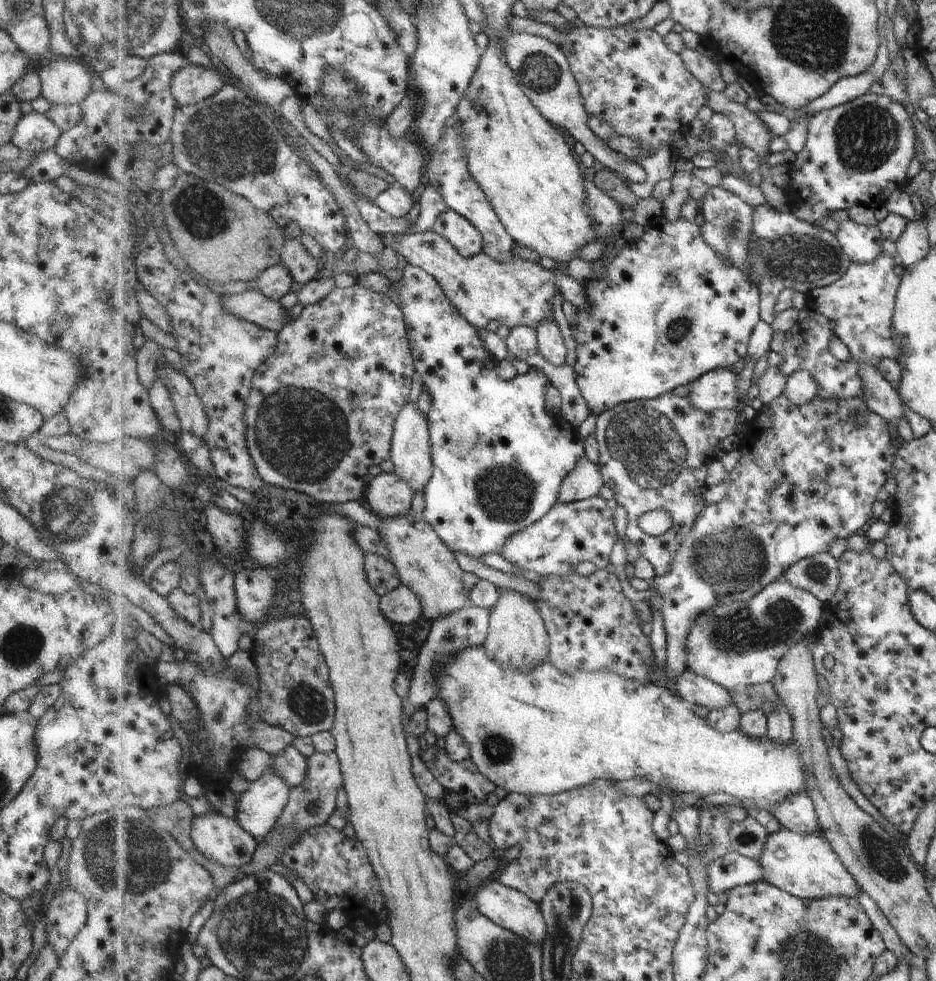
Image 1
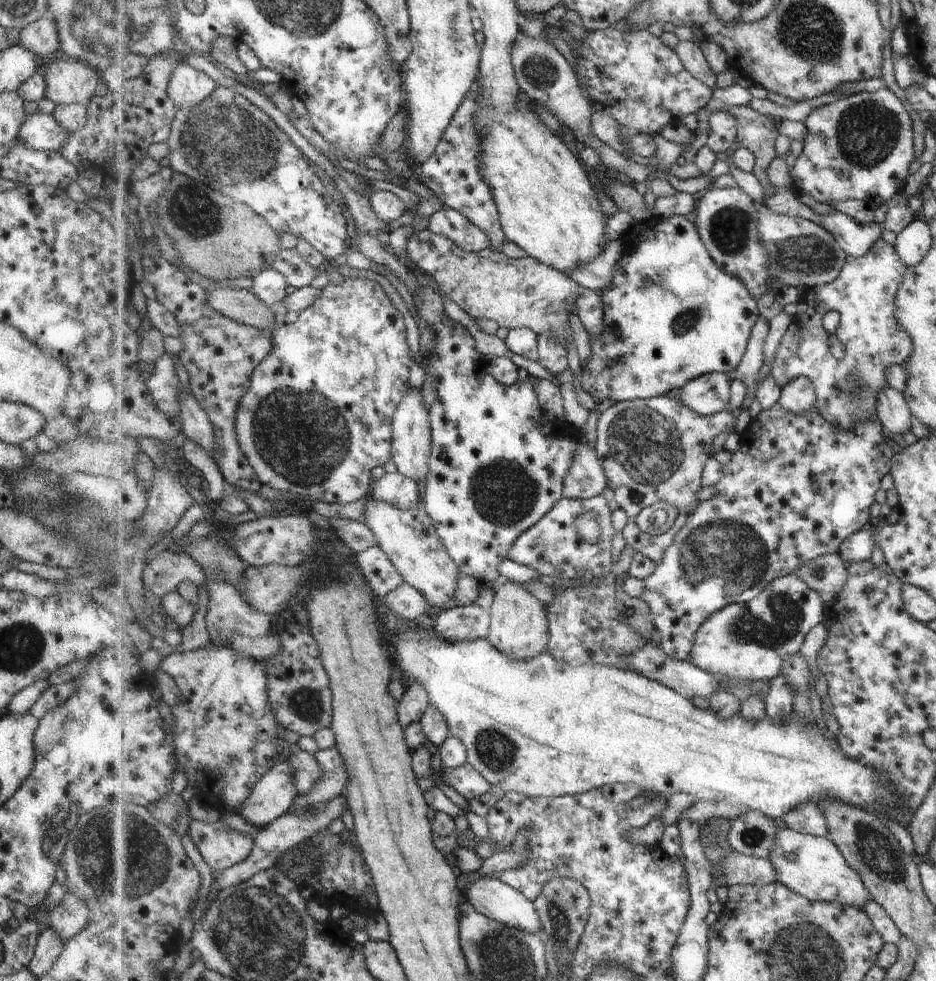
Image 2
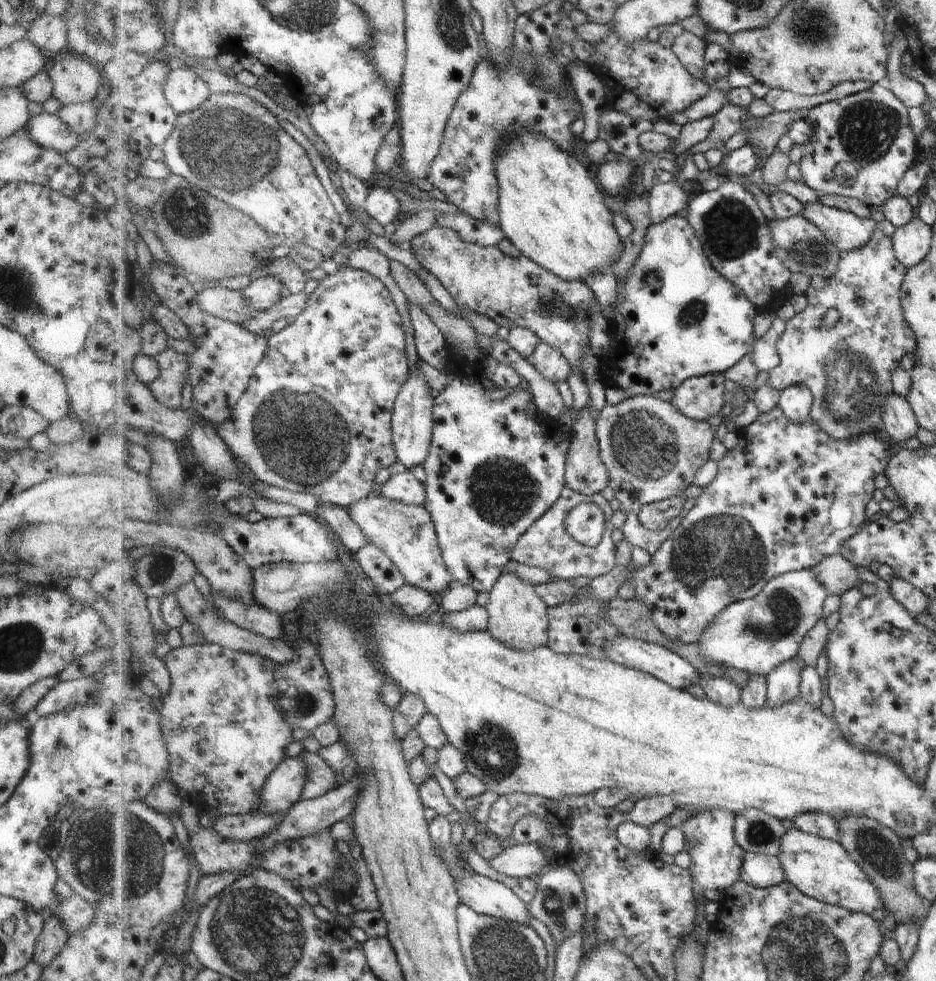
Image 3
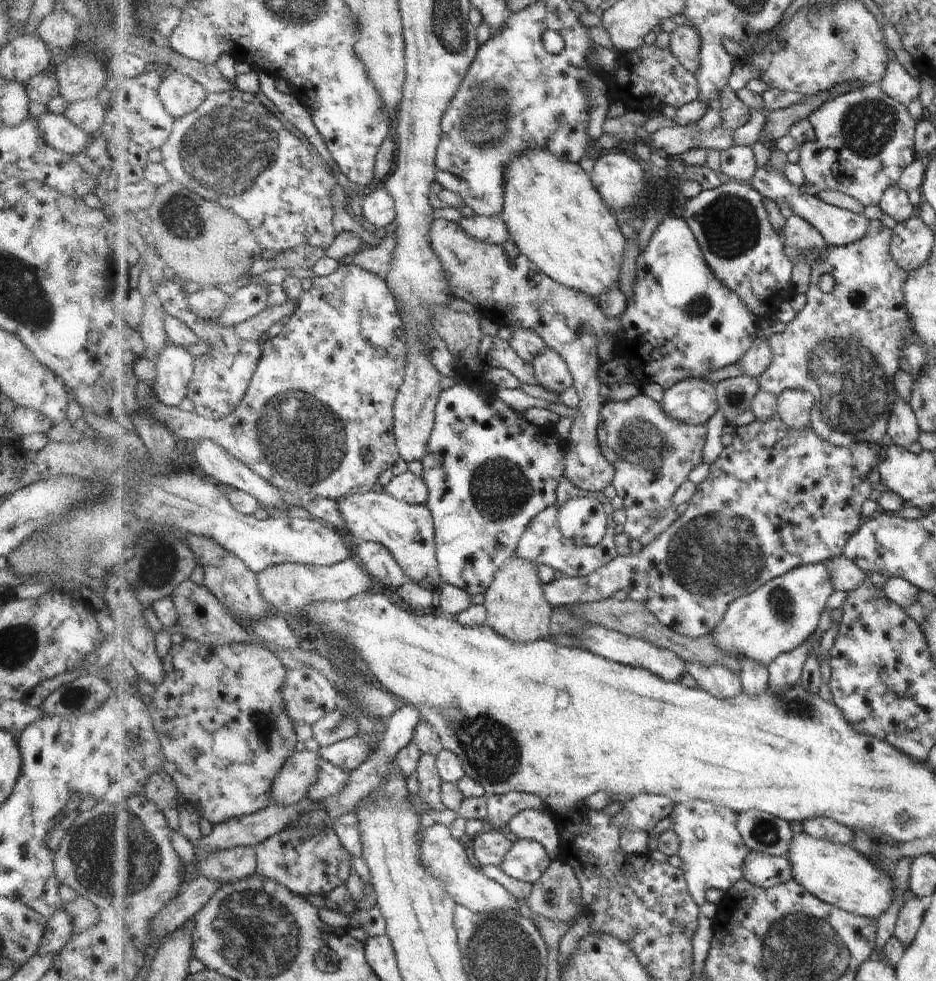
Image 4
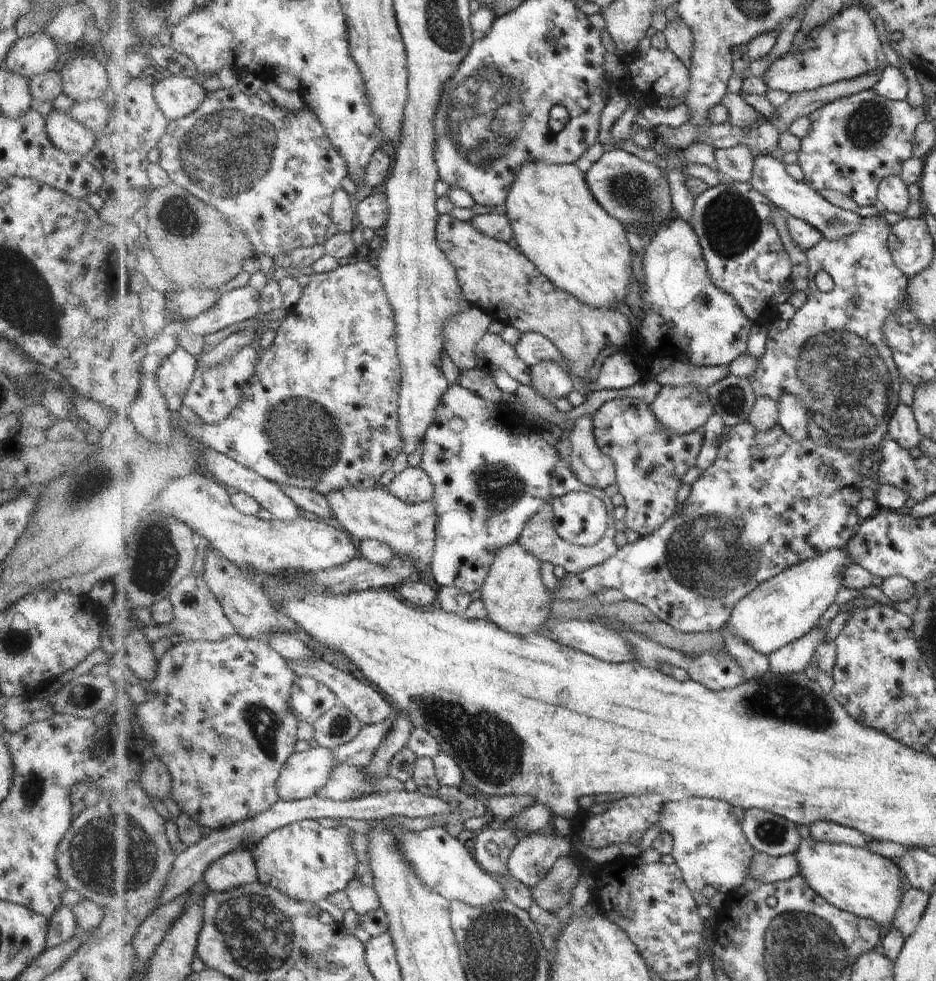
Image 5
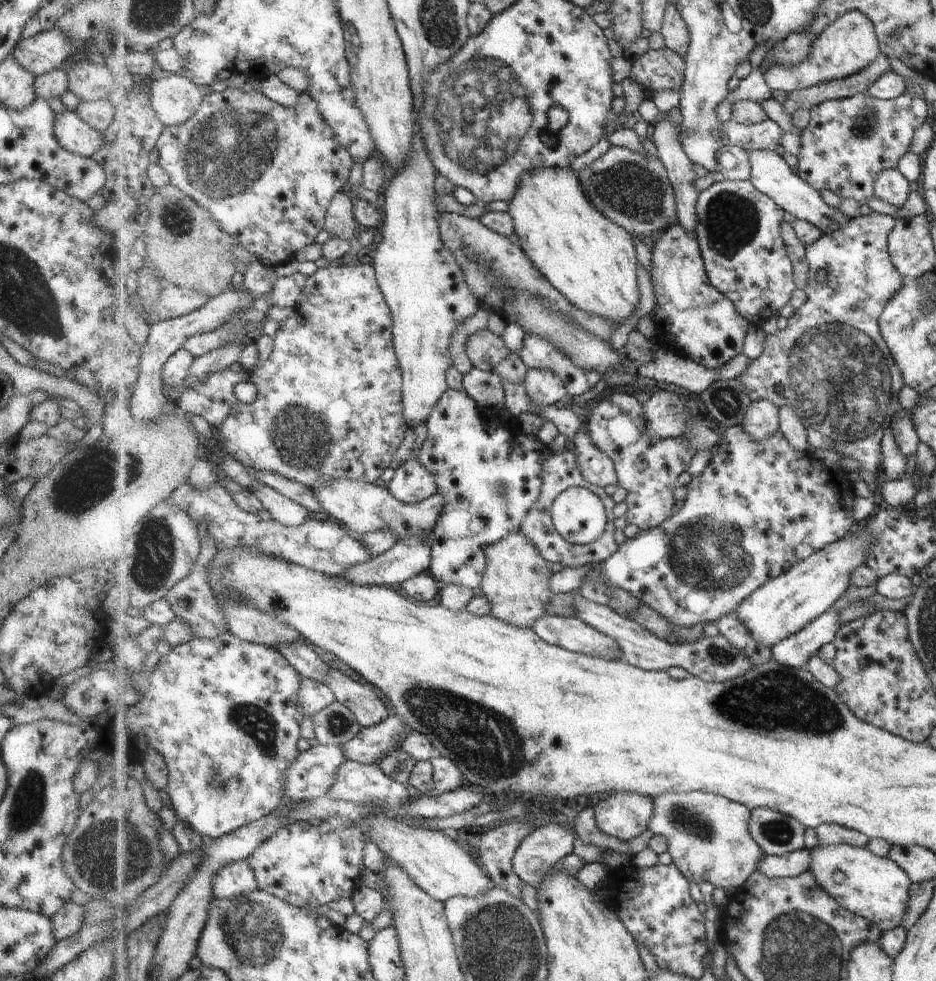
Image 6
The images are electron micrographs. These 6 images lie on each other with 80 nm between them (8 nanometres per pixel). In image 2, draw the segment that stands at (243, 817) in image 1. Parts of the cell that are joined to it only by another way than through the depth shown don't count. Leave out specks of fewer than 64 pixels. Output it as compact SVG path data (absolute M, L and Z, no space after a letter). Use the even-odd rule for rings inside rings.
M284 761L271 767L270 771L255 783L254 790L250 792L242 807L238 808L237 813L261 830L289 813L299 794L294 781L294 768Z

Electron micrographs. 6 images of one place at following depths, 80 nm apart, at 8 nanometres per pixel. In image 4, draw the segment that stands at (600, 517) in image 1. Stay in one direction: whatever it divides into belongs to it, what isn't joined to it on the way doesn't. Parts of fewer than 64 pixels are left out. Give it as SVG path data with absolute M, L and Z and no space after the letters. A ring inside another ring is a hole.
M563 476L560 485L558 486L558 502L553 506L546 508L538 514L531 522L530 527L527 528L523 538L519 541L516 555L522 557L525 560L530 561L535 566L537 564L546 564L553 567L555 570L559 570L565 577L586 577L593 574L596 570L601 567L607 566L612 560L618 557L618 548L615 544L614 536L615 525L613 506L611 506L611 499L607 498L603 492L589 492L580 489L575 486L569 477ZM576 498L592 498L599 500L600 503L604 504L606 513L608 514L608 533L605 535L603 542L594 547L580 547L577 546L572 540L569 540L559 528L559 509L569 500Z

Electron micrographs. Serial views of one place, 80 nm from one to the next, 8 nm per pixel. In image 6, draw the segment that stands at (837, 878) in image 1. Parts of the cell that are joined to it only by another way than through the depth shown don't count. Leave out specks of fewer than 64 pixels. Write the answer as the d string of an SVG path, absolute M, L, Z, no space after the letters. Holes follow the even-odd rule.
M847 844L839 846L817 845L811 849L811 866L809 869L827 894L831 894L835 900L839 900L847 910L871 920L881 932L889 932L903 926L903 920L907 918L907 904L909 903L910 878L907 872L899 867L889 856L879 858L867 848L857 848ZM833 872L842 872L844 879L840 883L833 880Z

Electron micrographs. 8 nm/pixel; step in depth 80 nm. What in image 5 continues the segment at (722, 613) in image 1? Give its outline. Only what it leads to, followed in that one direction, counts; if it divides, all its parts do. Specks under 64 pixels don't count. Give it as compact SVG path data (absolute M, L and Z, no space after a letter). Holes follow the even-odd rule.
M835 548L789 568L739 601L727 622L727 630L749 642L753 650L770 656L775 650L803 638L817 627L821 614L835 604L837 592L845 586L845 570L853 564L855 560L847 548Z

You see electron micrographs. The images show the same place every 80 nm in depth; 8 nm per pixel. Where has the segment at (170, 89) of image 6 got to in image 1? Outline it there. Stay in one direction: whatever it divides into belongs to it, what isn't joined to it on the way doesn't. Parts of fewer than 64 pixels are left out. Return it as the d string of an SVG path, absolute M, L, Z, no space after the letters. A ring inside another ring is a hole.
M191 64L175 74L172 92L179 106L194 105L216 95L225 84L226 80L215 68Z

